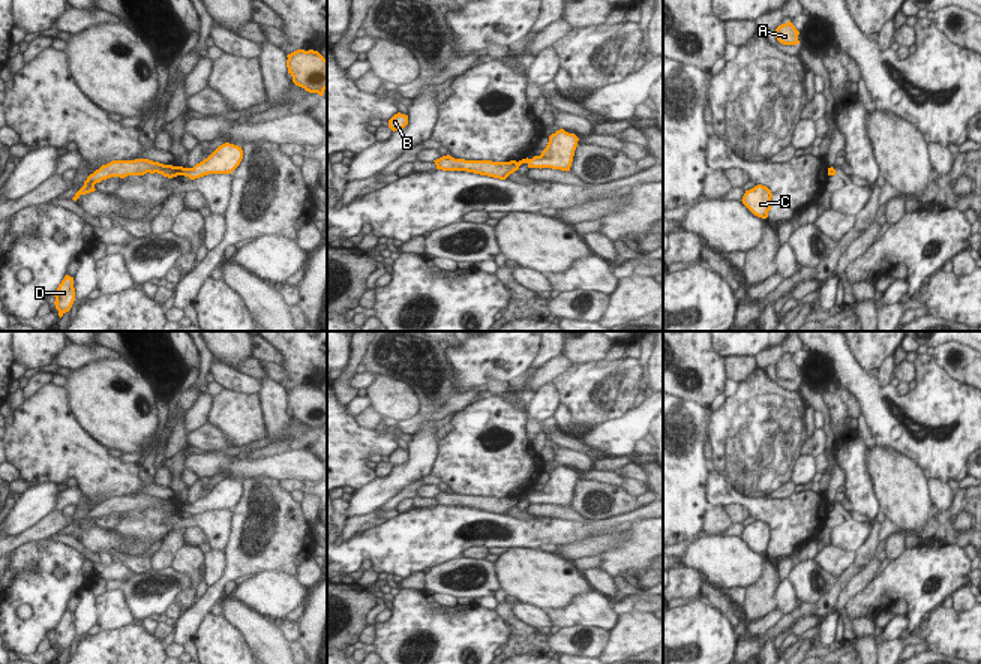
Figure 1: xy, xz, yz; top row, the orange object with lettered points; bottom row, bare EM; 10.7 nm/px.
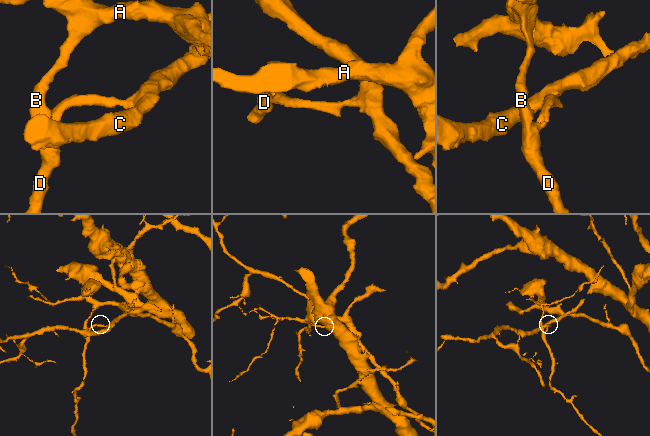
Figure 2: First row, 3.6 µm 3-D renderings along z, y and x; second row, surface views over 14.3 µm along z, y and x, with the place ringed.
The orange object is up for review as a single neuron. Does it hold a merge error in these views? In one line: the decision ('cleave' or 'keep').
cleave

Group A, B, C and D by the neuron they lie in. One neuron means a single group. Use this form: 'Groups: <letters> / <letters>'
Groups: A B D / C.

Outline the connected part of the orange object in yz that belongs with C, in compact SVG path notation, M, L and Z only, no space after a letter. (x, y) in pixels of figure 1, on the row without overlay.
M758 520L746 526L741 537L754 552L766 555L771 546L771 534L771 526L766 522Z

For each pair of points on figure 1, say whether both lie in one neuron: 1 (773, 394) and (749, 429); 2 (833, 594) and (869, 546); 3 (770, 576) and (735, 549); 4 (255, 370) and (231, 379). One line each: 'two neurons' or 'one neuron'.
1: one neuron
2: two neurons
3: two neurons
4: two neurons

